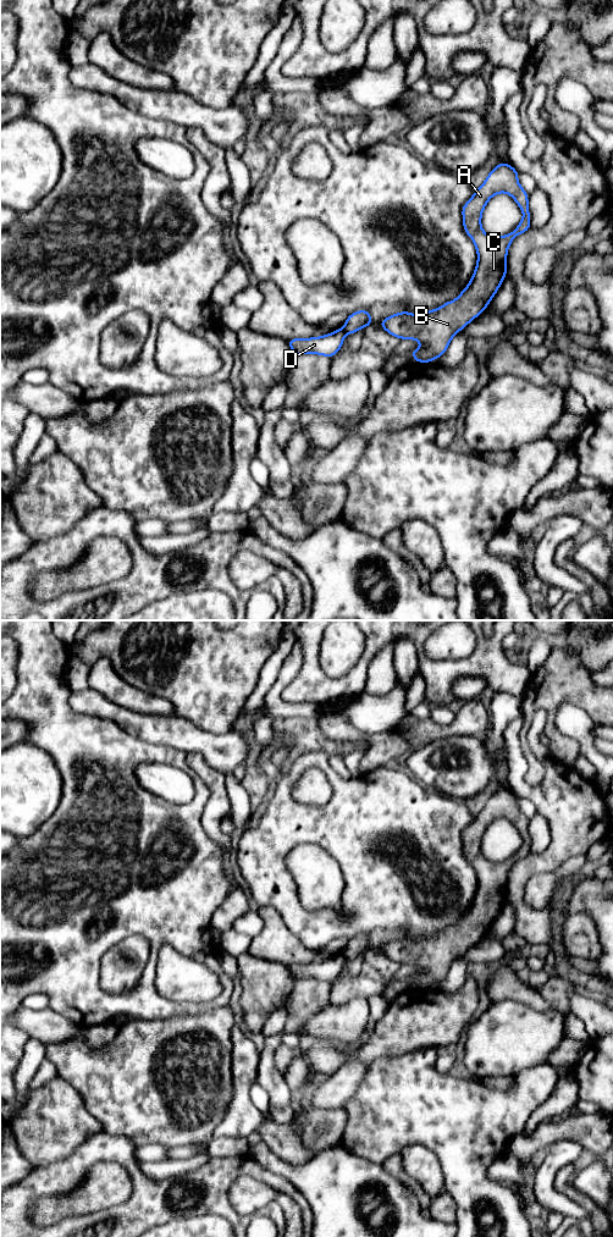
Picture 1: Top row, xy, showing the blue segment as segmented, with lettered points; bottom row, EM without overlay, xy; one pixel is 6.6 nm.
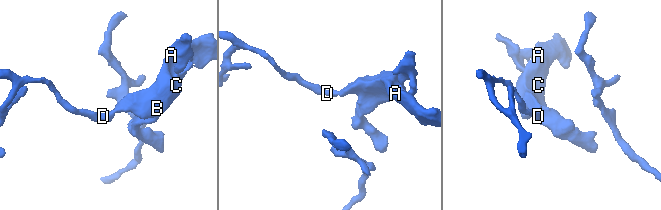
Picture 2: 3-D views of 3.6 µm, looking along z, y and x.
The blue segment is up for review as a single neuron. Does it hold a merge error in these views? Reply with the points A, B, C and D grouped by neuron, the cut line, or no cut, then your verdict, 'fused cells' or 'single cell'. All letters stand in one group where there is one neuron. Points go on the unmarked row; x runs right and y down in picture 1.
A B C / D; cut in xy along (342, 954), (346, 957); fused cells

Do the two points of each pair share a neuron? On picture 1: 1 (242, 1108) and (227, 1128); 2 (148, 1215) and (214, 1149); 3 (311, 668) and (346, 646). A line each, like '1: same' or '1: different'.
1: same
2: different
3: different

